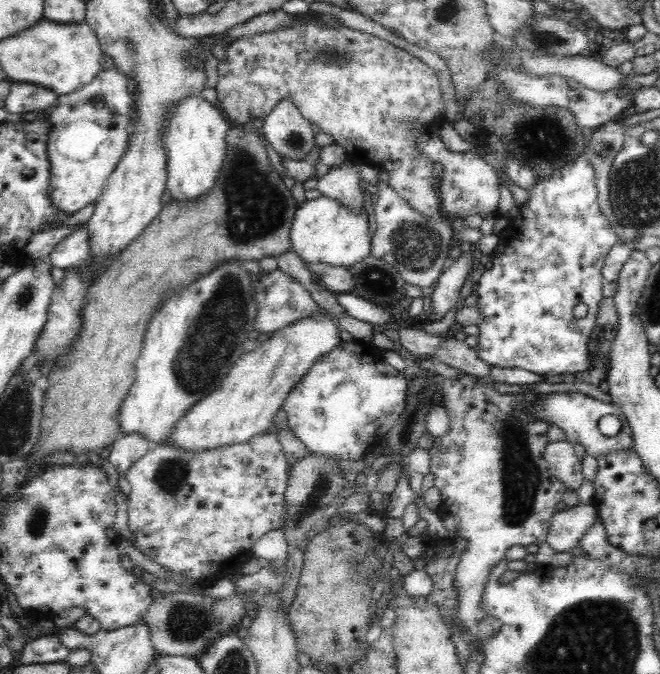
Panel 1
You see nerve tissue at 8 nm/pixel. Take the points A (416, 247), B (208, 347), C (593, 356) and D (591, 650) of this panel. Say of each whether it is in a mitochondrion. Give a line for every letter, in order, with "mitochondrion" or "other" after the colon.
A: mitochondrion
B: mitochondrion
C: other
D: mitochondrion

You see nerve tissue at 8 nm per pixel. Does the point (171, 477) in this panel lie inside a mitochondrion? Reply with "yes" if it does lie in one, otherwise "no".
yes

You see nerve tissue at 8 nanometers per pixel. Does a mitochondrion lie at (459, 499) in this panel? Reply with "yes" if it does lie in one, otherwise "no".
no

